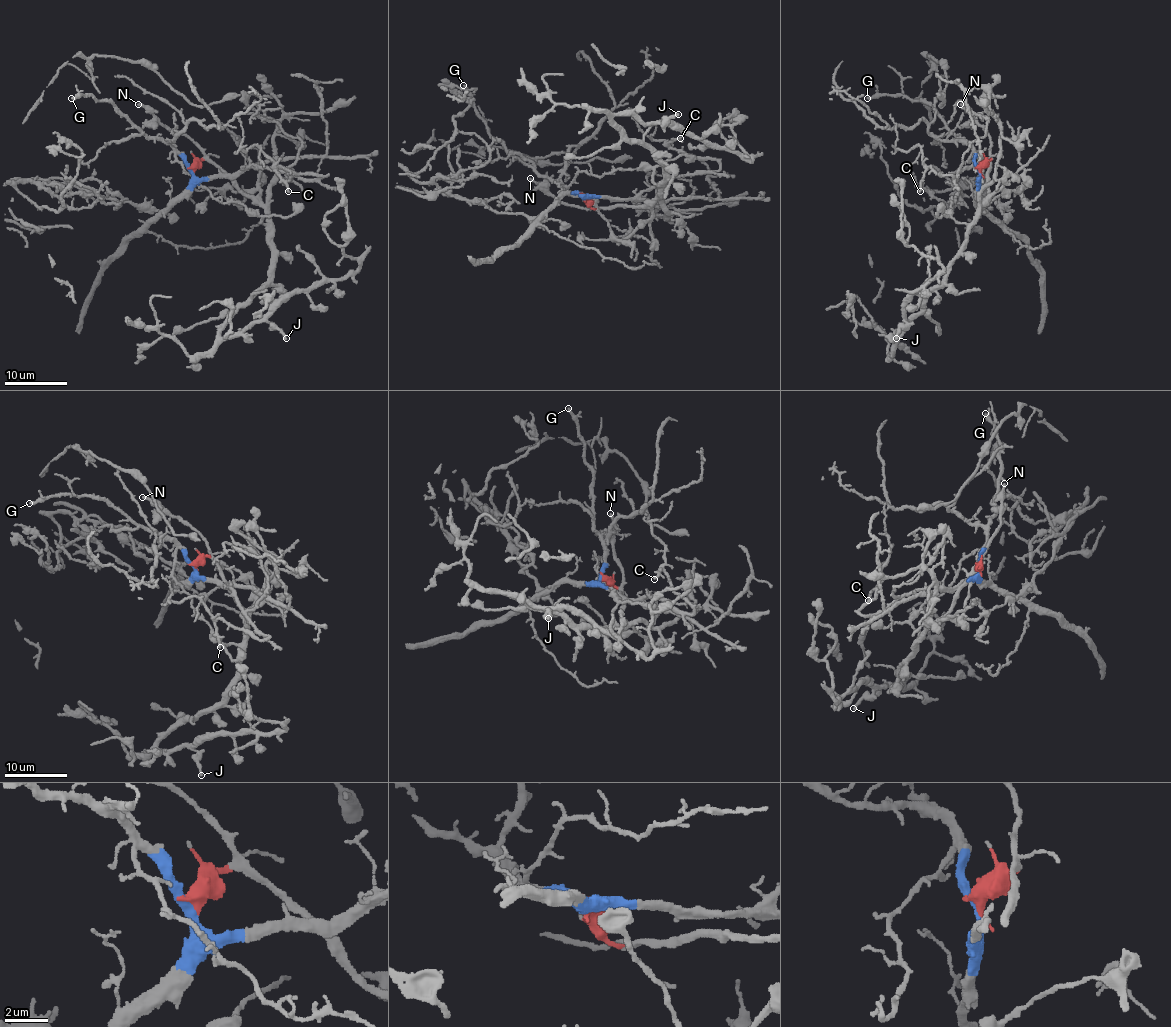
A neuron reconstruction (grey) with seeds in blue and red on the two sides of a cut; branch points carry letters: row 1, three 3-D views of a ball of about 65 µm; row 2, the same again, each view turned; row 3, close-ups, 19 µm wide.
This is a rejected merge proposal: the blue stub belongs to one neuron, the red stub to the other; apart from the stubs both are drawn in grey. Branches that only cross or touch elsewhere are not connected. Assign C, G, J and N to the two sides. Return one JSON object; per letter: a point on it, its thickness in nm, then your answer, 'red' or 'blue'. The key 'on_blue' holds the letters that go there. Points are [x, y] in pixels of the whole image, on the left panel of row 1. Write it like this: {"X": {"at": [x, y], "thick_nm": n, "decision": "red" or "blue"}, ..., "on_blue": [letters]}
{"C": {"at": [288, 191], "thick_nm": 240, "decision": "blue"}, "G": {"at": [71, 98], "thick_nm": 220, "decision": "blue"}, "J": {"at": [286, 338], "thick_nm": 220, "decision": "red"}, "N": {"at": [138, 104], "thick_nm": 240, "decision": "red"}, "on_blue": ["C", "G"]}

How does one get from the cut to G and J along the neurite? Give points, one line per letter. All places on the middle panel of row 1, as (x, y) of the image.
G: (584, 196), (569, 193), (556, 182), (539, 176), (490, 134), (486, 122), (477, 112), (472, 94), (463, 84)
J: (584, 196), (594, 209), (645, 206), (656, 196), (664, 164), (612, 117), (636, 114), (661, 123), (678, 114)

